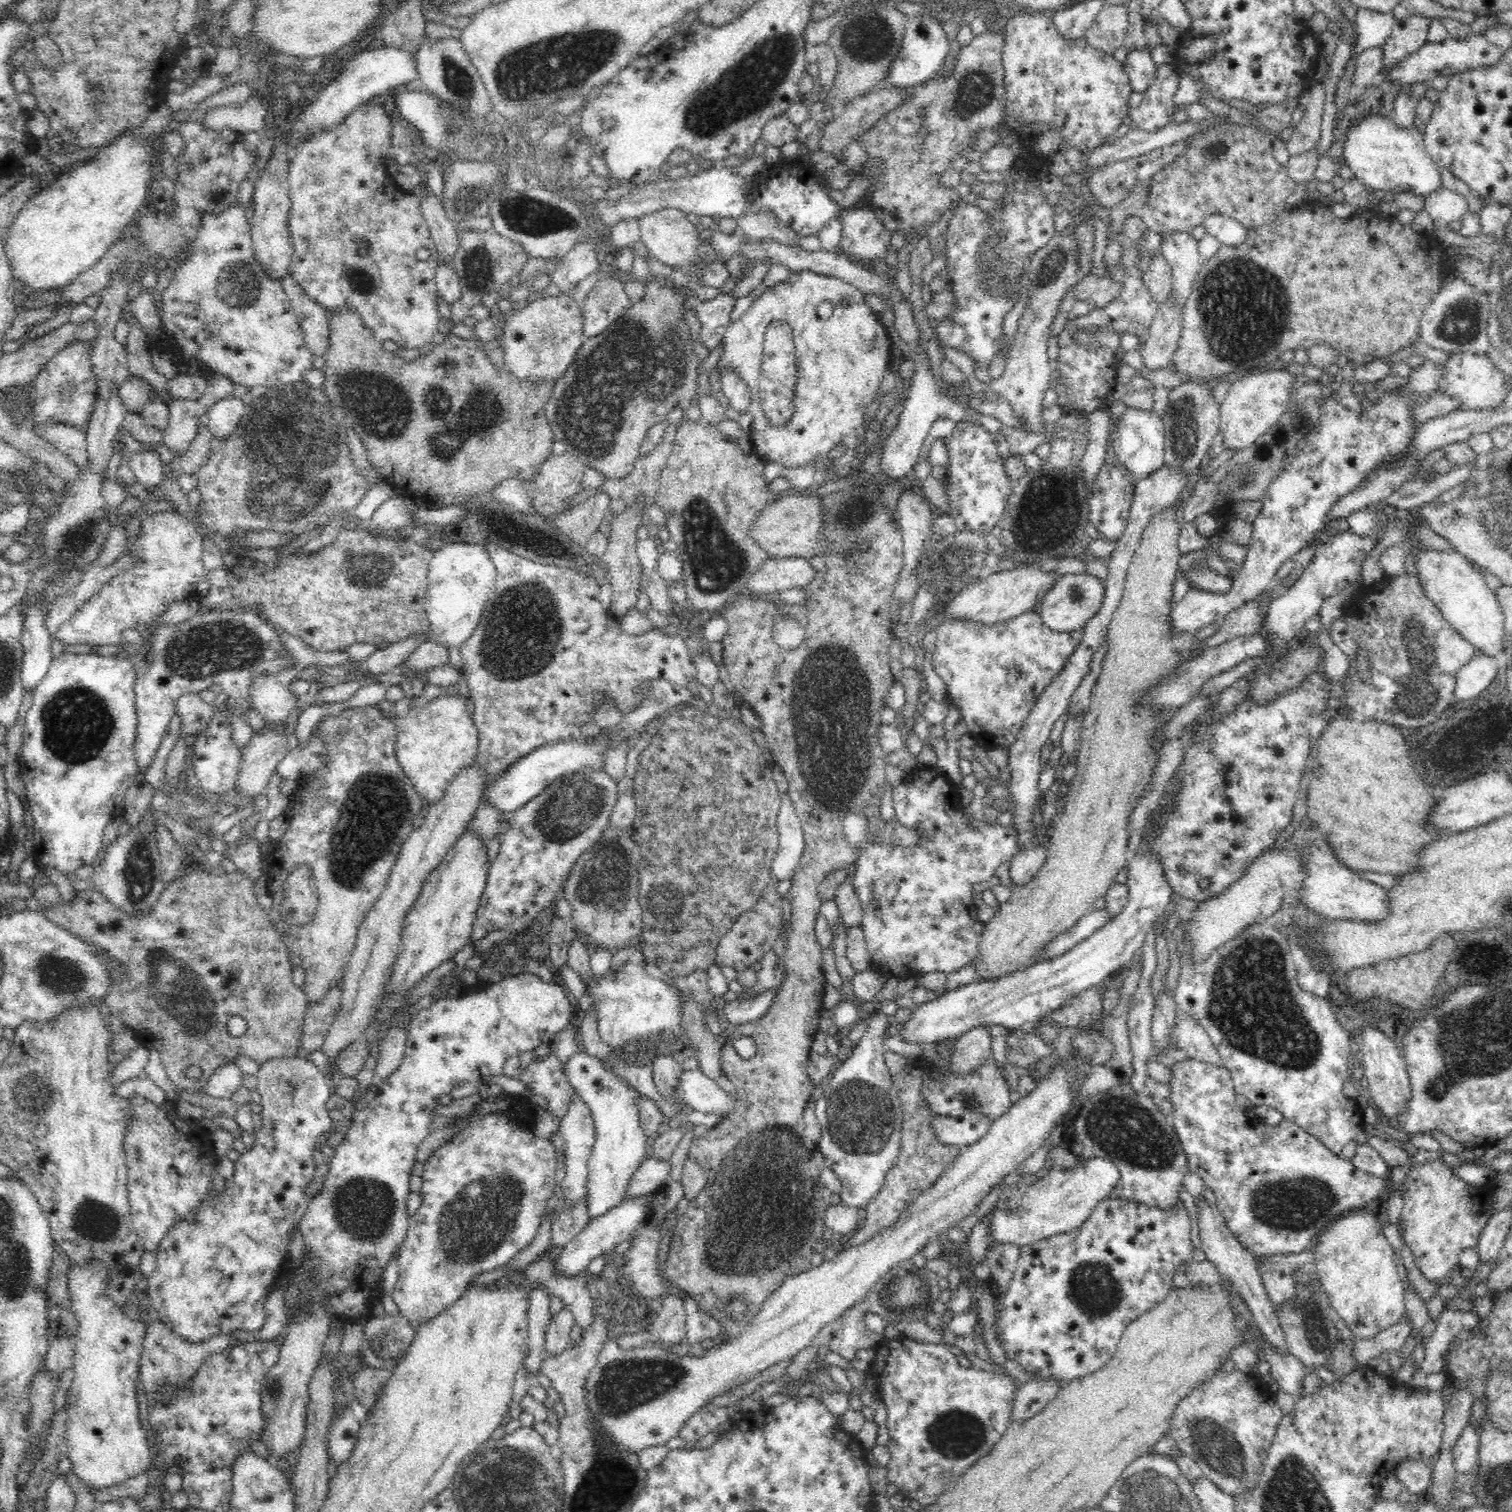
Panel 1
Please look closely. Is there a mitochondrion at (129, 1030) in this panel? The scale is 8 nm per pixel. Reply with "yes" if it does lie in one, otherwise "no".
no

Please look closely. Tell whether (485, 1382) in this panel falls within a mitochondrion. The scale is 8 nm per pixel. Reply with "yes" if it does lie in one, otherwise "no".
no

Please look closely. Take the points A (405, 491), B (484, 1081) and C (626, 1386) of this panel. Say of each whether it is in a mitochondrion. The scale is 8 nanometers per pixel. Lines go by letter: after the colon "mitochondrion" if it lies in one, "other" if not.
A: other
B: other
C: mitochondrion

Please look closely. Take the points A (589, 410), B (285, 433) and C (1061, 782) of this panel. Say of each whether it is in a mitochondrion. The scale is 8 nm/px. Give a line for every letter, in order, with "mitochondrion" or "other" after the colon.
A: mitochondrion
B: mitochondrion
C: other

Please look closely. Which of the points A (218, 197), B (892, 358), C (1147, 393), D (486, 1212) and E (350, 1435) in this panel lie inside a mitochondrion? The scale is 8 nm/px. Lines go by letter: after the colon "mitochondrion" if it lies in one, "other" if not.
A: other
B: other
C: other
D: mitochondrion
E: other

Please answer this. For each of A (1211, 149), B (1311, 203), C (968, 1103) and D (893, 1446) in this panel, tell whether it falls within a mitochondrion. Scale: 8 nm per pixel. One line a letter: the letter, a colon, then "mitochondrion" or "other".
A: mitochondrion
B: other
C: mitochondrion
D: other

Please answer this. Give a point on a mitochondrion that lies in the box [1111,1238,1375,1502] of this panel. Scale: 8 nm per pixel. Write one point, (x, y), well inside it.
(1223, 1450)

